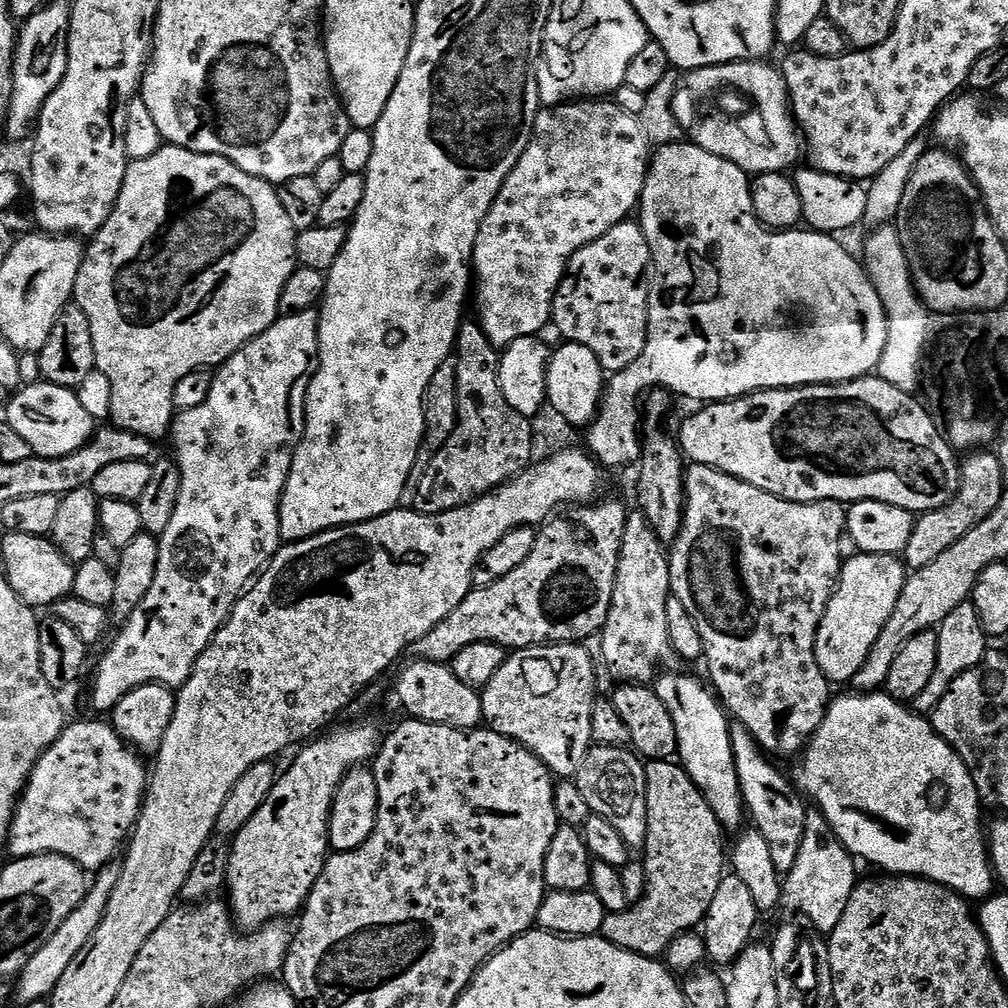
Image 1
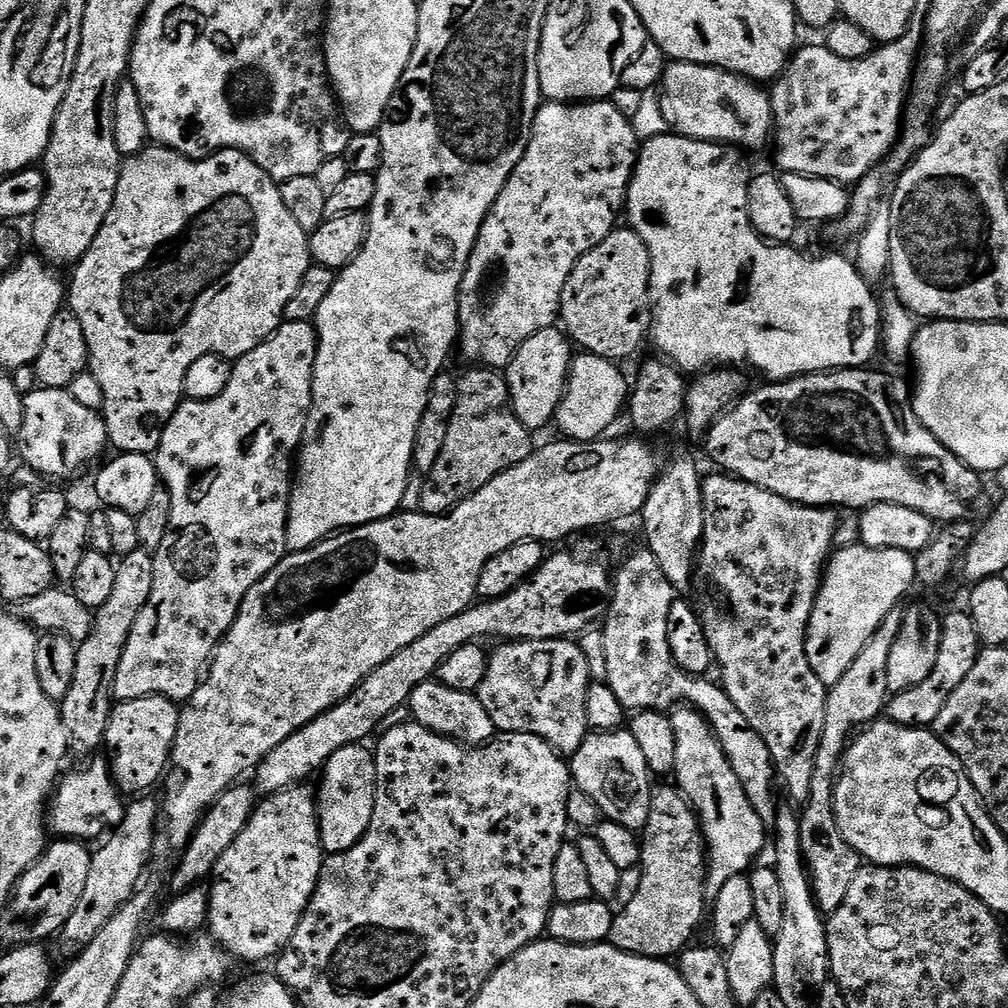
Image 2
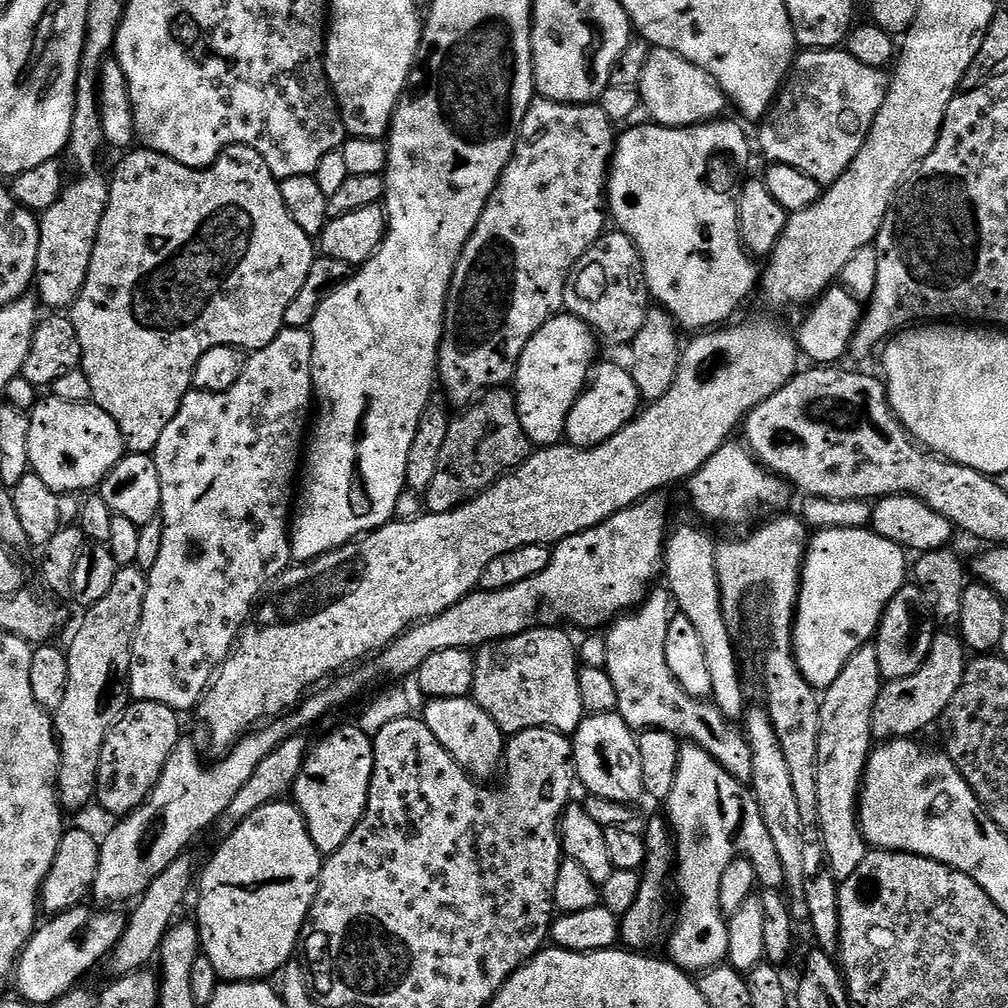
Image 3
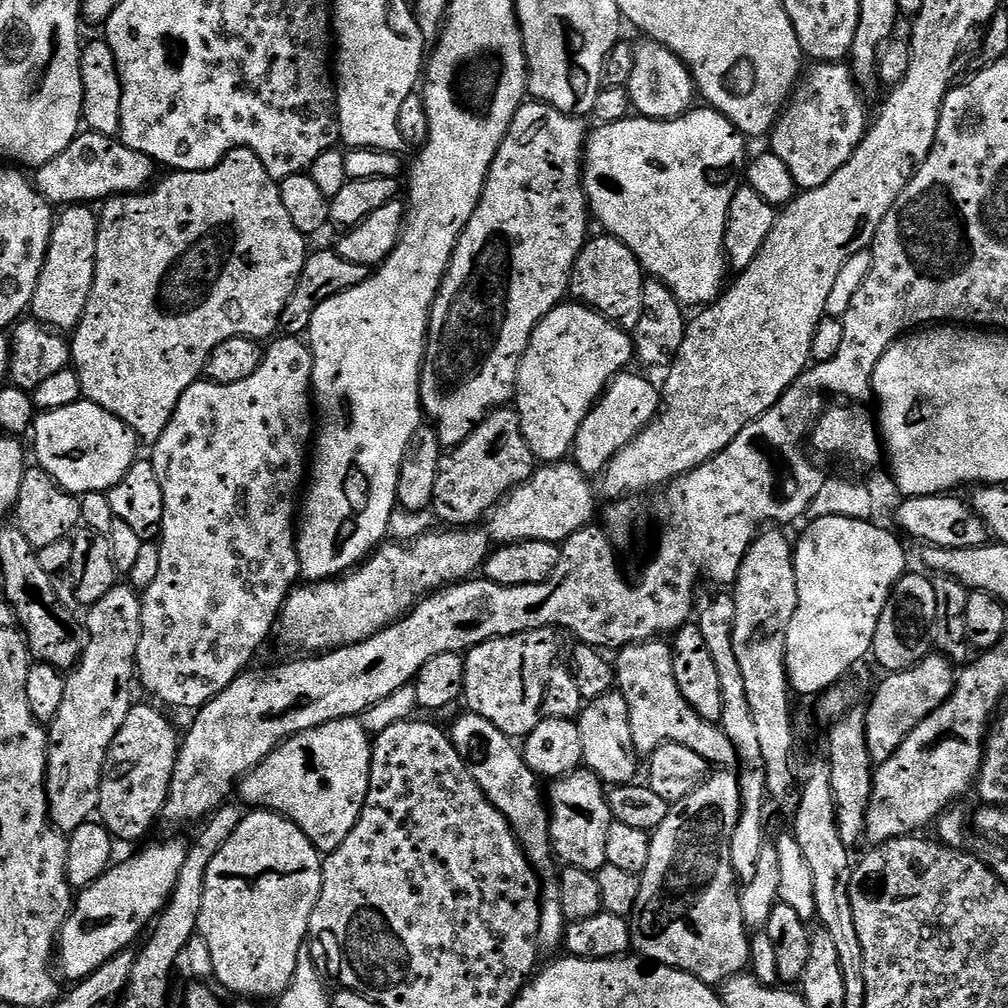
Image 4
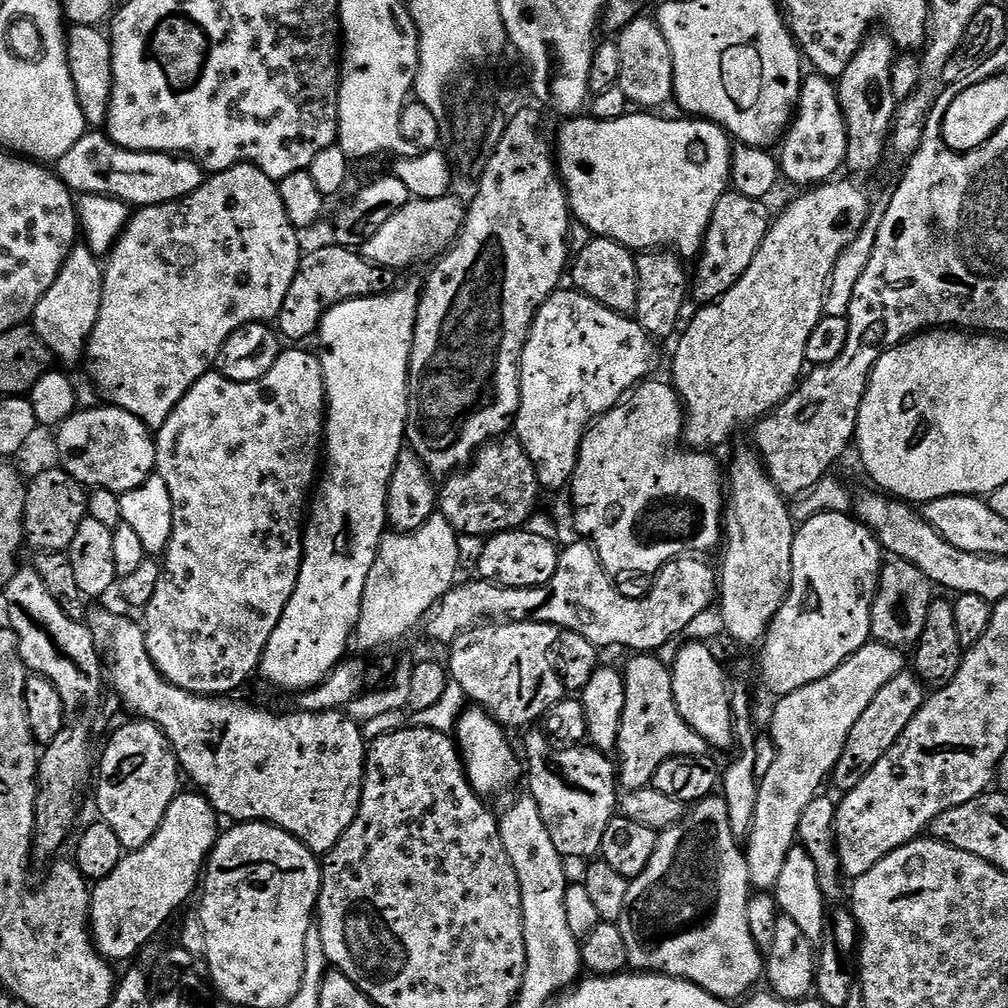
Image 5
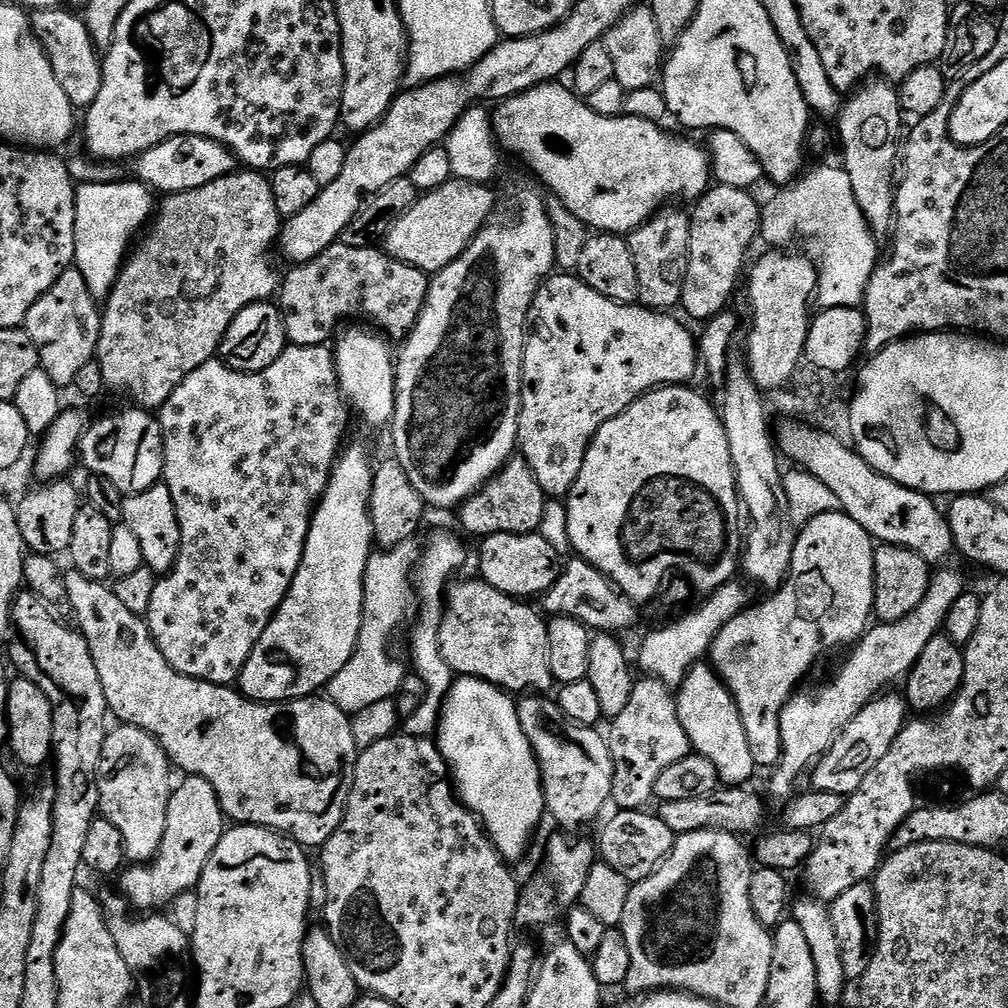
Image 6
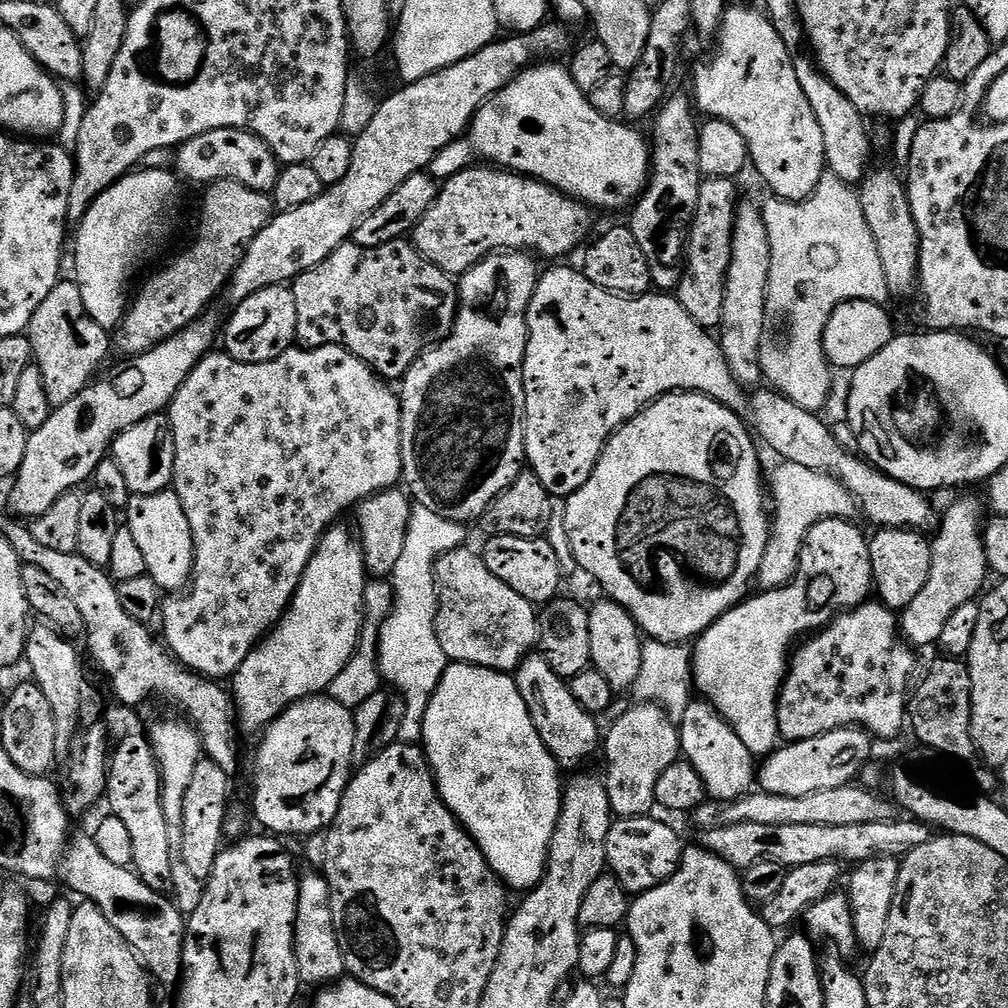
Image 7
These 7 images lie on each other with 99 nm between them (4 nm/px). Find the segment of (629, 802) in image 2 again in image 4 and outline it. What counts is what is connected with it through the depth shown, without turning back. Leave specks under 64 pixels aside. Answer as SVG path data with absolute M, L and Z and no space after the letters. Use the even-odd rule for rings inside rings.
M609 690L591 697L581 707L578 723L582 734L582 754L587 771L600 777L608 786L633 783L637 779L638 753L634 746L634 738L630 734L630 710L621 692Z

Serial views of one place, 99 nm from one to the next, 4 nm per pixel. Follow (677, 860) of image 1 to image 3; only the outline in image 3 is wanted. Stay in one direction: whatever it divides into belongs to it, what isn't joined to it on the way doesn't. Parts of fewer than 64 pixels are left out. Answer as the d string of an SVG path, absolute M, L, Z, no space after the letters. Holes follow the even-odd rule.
M660 815L652 817L644 829L644 845L647 858L641 873L638 899L634 905L621 917L620 934L625 947L632 950L644 950L654 943L664 928L664 908L666 906L666 880L670 878L674 864L674 840L668 822Z

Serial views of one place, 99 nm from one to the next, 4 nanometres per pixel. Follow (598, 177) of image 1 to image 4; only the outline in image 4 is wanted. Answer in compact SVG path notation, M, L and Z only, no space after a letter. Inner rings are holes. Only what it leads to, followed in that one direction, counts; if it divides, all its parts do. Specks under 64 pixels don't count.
M525 102L520 105L519 110L514 114L514 122L510 122L510 130L506 134L506 138L502 138L502 146L498 146L498 154L494 158L494 162L490 166L488 171L488 177L486 178L486 186L482 190L482 198L478 202L478 206L474 210L474 214L470 218L470 222L466 222L466 226L462 230L462 234L458 238L456 243L456 249L454 254L450 258L448 263L448 269L444 275L444 280L440 284L440 289L436 295L436 300L432 304L432 311L428 313L428 341L424 347L424 365L420 371L420 407L422 409L423 415L428 416L431 423L436 429L438 438L440 439L441 445L445 449L458 448L460 444L472 433L473 430L482 423L486 417L488 417L489 411L493 408L503 408L515 397L516 394L516 379L520 373L520 359L524 357L524 352L528 348L528 343L530 338L534 334L534 330L538 326L538 322L542 322L542 318L546 318L546 314L550 314L550 310L554 310L559 304L569 295L570 292L570 281L572 278L572 268L576 264L576 259L581 250L583 250L586 241L589 239L590 231L588 232L588 220L590 224L590 209L588 206L588 195L584 192L584 177L582 175L582 161L584 159L584 145L586 143L586 127L584 128L585 121L579 116L567 116L562 114L558 110L554 110L554 106L549 104L541 104L539 102Z

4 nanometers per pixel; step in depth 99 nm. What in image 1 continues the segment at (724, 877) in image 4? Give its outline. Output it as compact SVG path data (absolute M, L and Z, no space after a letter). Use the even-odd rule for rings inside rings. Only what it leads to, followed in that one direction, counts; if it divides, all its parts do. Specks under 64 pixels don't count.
M665 671L657 675L654 681L658 698L666 702L670 710L670 718L674 718L674 730L678 730L676 750L679 763L688 772L693 783L700 788L706 802L717 815L721 827L724 830L736 828L746 820L746 809L740 793L740 783L732 753L730 718L719 699L706 687L703 679L695 680L694 677L680 671Z

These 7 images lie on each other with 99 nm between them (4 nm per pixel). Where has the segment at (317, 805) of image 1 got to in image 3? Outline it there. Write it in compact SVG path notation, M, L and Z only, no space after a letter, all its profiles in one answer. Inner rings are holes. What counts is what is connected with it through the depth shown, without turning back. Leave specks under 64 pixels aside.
M292 802L264 804L246 822L223 837L224 845L212 856L212 861L198 876L200 901L196 904L195 923L200 929L202 954L210 958L221 981L267 981L268 976L288 967L297 955L300 933L308 921L308 911L320 888L322 853L316 849L308 833L304 815Z

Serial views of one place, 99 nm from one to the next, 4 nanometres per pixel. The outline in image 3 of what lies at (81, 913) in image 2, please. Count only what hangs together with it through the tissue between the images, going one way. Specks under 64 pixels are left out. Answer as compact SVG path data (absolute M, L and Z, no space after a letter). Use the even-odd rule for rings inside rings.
M653 494L645 498L645 500L640 501L638 504L632 504L626 510L622 510L618 514L614 514L610 518L606 518L598 526L594 526L590 530L585 532L579 532L574 534L570 538L560 541L559 544L552 548L552 557L550 562L546 566L546 570L542 570L542 574L538 574L534 578L526 578L526 582L518 582L518 586L510 586L506 590L498 590L497 592L485 592L483 590L477 590L470 593L466 598L462 598L462 602L458 602L454 606L450 606L450 610L446 610L442 614L438 614L434 618L429 620L422 620L418 624L413 624L407 632L403 632L400 637L393 640L387 648L380 649L378 655L375 657L376 668L372 665L372 662L364 662L359 665L355 670L345 671L343 674L337 675L335 679L331 682L325 683L323 686L317 687L315 691L304 697L299 704L296 705L295 709L289 711L287 714L273 719L271 722L265 723L263 726L257 727L254 734L249 734L240 737L236 741L234 747L227 753L228 757L225 758L221 764L212 764L207 768L206 765L200 764L200 752L196 749L196 744L188 738L181 738L181 740L176 743L174 750L170 754L170 758L166 762L166 766L162 770L162 774L158 778L156 783L156 788L153 792L148 795L147 800L140 808L134 809L134 811L128 813L127 816L123 817L108 832L108 837L105 840L101 839L99 841L100 846L100 857L98 858L98 874L94 878L92 883L91 895L93 897L97 896L101 900L101 905L104 906L120 906L116 904L124 904L127 900L135 901L137 898L143 896L145 890L150 886L150 882L154 882L154 878L158 878L158 874L162 874L162 870L166 870L166 866L170 866L170 862L174 862L182 855L185 855L189 851L188 847L192 844L192 839L195 838L199 832L204 832L208 827L215 825L219 821L220 817L223 816L225 810L230 806L230 802L234 802L235 796L238 794L238 790L242 790L242 786L246 786L247 780L250 778L250 774L254 774L254 770L258 770L258 762L262 762L262 758L266 758L266 754L270 754L270 750L274 750L280 743L284 740L289 740L290 737L297 734L303 733L305 730L303 728L308 728L311 724L316 724L324 715L327 714L331 708L340 708L343 704L348 704L351 700L356 700L360 696L360 692L364 692L372 683L375 682L379 676L408 676L411 677L415 672L417 672L422 666L422 662L426 662L426 658L430 658L430 654L435 654L438 650L454 650L455 648L466 648L469 650L479 650L484 644L491 644L494 640L503 640L510 636L517 636L523 632L528 631L530 628L540 626L552 626L557 622L564 622L560 620L569 620L572 624L581 624L584 628L596 628L600 624L600 620L608 620L607 622L612 622L617 619L621 614L627 613L629 610L635 609L637 606L644 603L644 597L648 595L650 589L653 587L654 581L652 579L655 576L659 577L664 570L664 542L666 539L666 527L664 528L664 500L663 495Z

